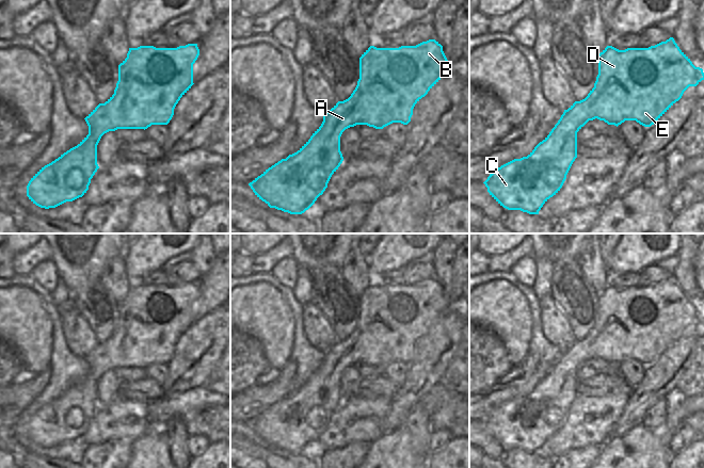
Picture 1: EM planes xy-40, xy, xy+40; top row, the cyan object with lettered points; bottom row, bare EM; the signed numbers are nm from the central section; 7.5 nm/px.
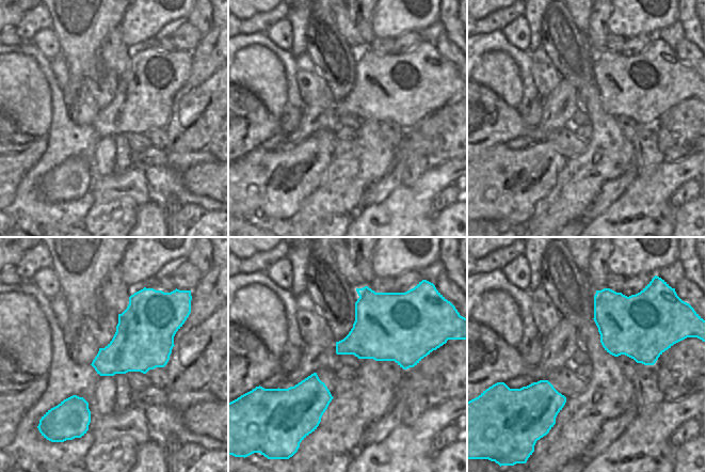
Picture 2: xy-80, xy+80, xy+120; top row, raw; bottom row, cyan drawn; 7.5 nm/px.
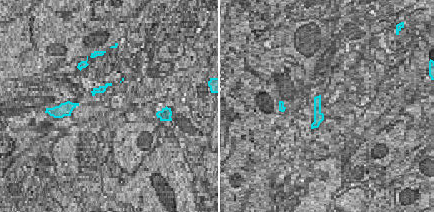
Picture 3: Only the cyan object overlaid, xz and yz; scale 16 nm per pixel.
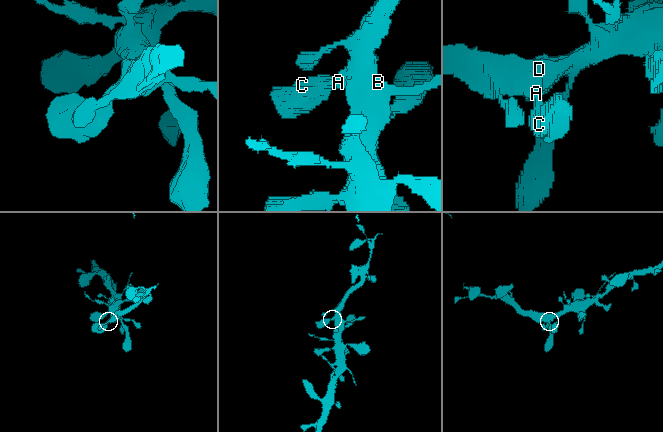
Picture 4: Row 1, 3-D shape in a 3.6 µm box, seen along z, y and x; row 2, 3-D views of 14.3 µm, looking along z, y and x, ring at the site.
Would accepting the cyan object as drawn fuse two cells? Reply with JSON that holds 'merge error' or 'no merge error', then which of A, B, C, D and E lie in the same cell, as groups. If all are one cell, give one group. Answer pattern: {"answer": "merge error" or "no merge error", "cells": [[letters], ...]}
{"answer": "no merge error", "cells": [["A", "B", "C", "D", "E"]]}

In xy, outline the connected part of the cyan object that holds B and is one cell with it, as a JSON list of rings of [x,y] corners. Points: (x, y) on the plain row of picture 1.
[[[429,278],[416,285],[401,285],[399,287],[370,285],[359,296],[359,318],[351,335],[343,340],[338,340],[323,353],[321,365],[297,391],[266,408],[249,424],[255,434],[270,447],[290,453],[304,452],[323,433],[332,414],[343,400],[340,390],[340,375],[346,368],[356,364],[367,364],[375,368],[383,368],[393,361],[407,364],[411,360],[415,343],[448,311],[449,301],[443,290],[443,285],[435,278]]]

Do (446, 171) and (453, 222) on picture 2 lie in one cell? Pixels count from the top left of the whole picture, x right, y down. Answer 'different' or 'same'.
different

